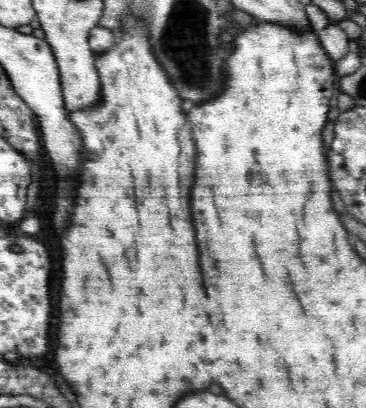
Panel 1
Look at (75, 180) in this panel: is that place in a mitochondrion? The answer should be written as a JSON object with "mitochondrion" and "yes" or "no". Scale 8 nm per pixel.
{"mitochondrion":"no"}

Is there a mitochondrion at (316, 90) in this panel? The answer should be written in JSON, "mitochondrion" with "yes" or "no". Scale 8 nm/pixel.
{"mitochondrion":"no"}

